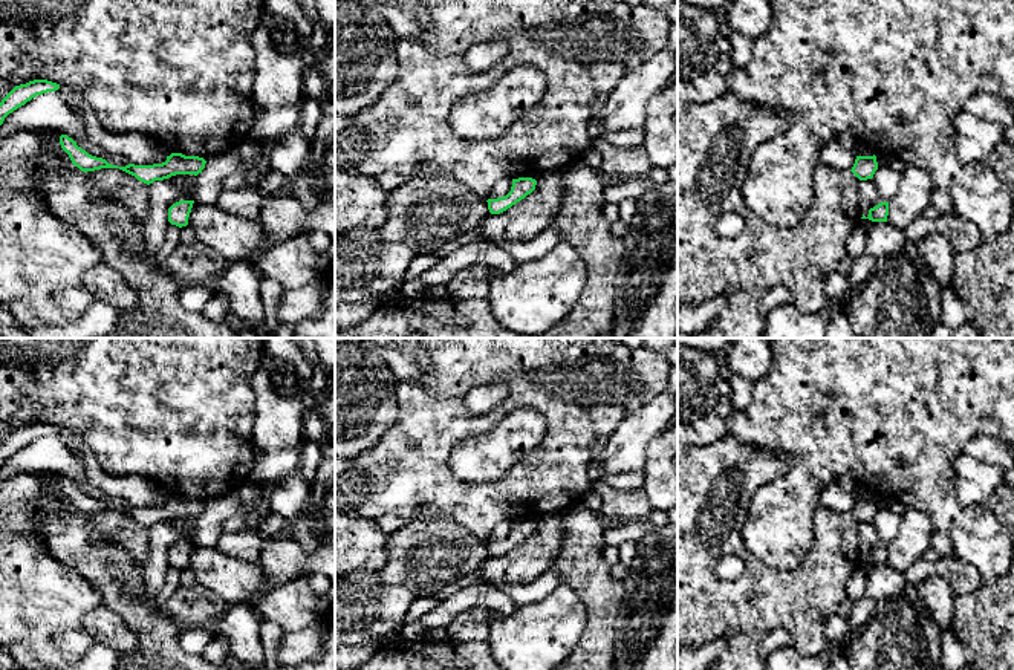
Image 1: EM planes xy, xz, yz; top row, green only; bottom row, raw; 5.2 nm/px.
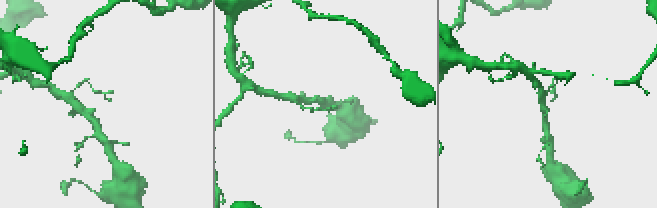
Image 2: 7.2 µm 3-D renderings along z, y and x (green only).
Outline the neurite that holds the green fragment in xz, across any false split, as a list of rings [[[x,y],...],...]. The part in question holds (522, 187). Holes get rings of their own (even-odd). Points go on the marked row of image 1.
[[[518,177],[512,179],[511,191],[497,199],[488,199],[488,210],[491,214],[500,214],[525,199],[528,194],[531,194],[535,190],[537,181],[532,177]]]

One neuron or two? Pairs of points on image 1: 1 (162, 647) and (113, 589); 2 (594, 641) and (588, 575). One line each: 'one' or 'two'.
1: one
2: one

